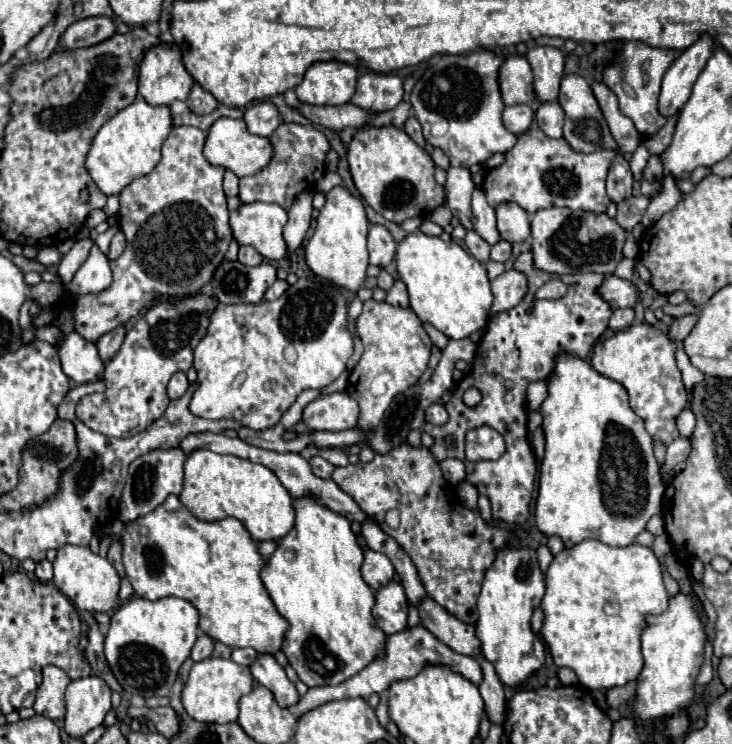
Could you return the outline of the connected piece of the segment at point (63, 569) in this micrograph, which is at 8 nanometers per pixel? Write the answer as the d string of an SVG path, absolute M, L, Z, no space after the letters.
M64 544L58 548L56 560L52 562L54 566L54 578L52 584L72 600L72 604L78 610L88 610L88 612L108 612L112 614L118 606L118 590L120 590L120 576L116 574L114 566L94 554L88 546L74 546L74 544Z

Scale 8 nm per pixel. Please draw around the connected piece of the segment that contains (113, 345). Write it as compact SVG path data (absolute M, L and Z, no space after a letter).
M120 326L120 328L114 328L112 332L108 332L106 336L102 336L98 342L96 342L96 348L98 348L98 354L102 358L102 362L108 362L116 356L122 340L126 336L126 328Z

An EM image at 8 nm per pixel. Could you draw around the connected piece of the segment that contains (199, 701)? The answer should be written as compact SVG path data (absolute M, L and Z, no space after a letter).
M206 658L196 662L188 674L188 680L182 688L182 704L190 718L204 724L228 724L238 718L238 700L240 696L252 690L250 668L244 668L226 658Z

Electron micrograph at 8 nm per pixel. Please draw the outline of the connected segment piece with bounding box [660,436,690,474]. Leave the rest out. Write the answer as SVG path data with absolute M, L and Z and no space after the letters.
M680 436L674 442L670 442L668 444L668 452L664 456L664 464L660 466L660 474L672 472L678 462L684 462L688 458L688 452L690 452L690 440L688 438Z

